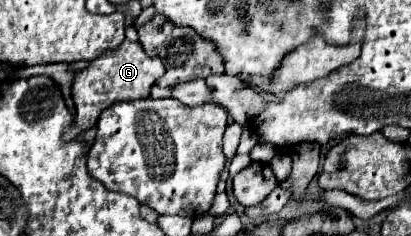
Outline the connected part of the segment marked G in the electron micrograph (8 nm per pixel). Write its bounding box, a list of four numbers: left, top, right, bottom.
[63,40,165,140]

